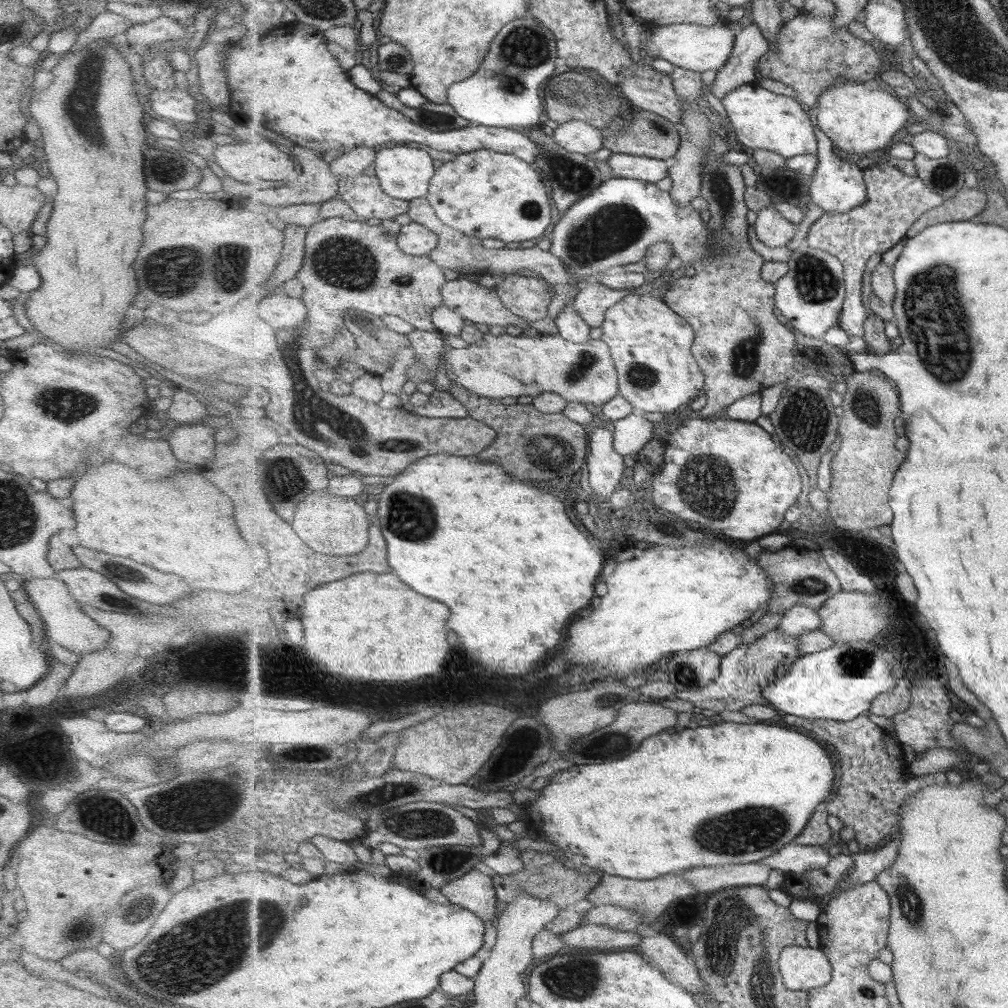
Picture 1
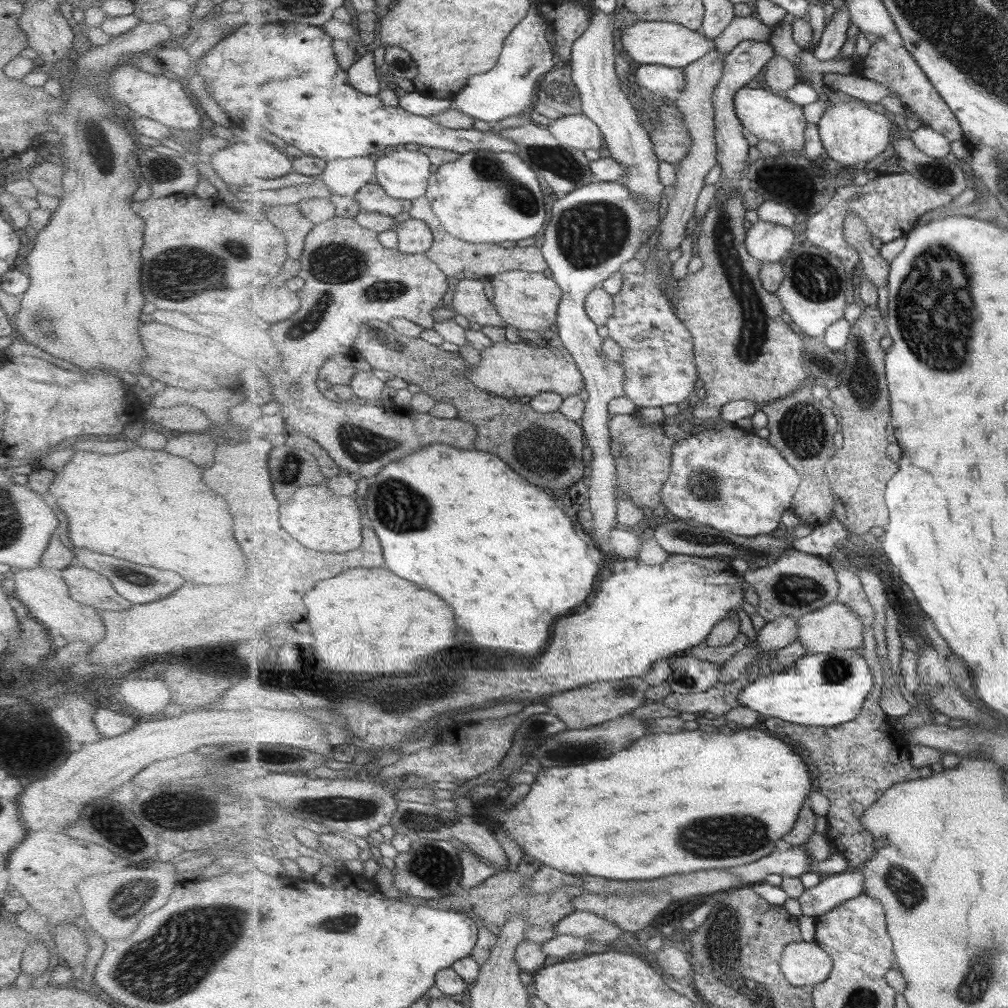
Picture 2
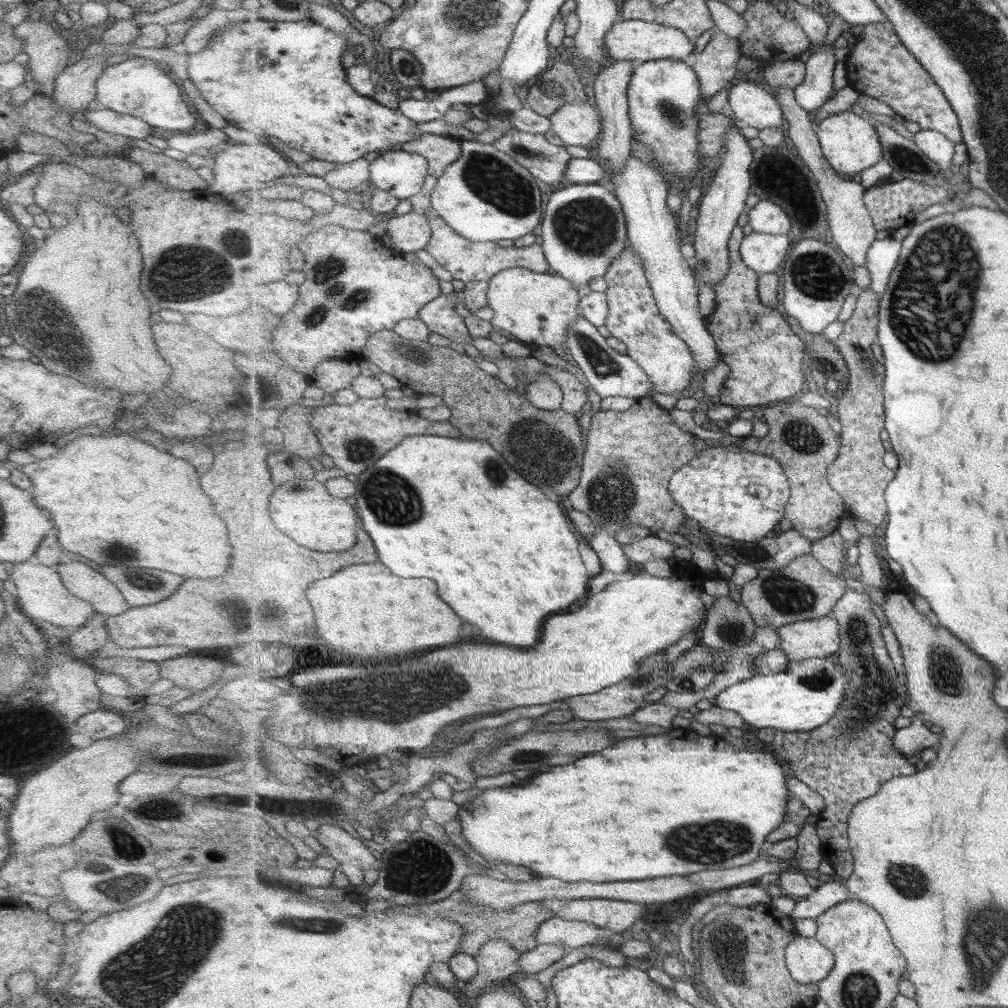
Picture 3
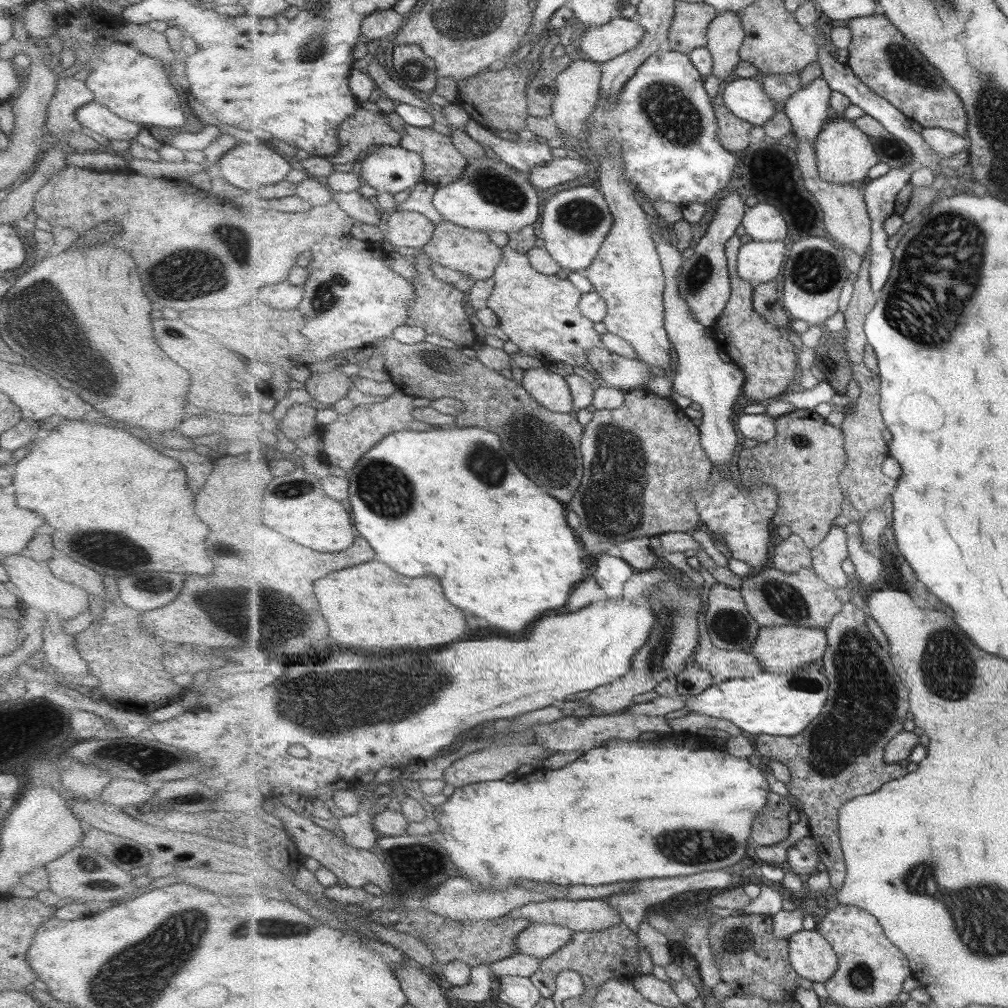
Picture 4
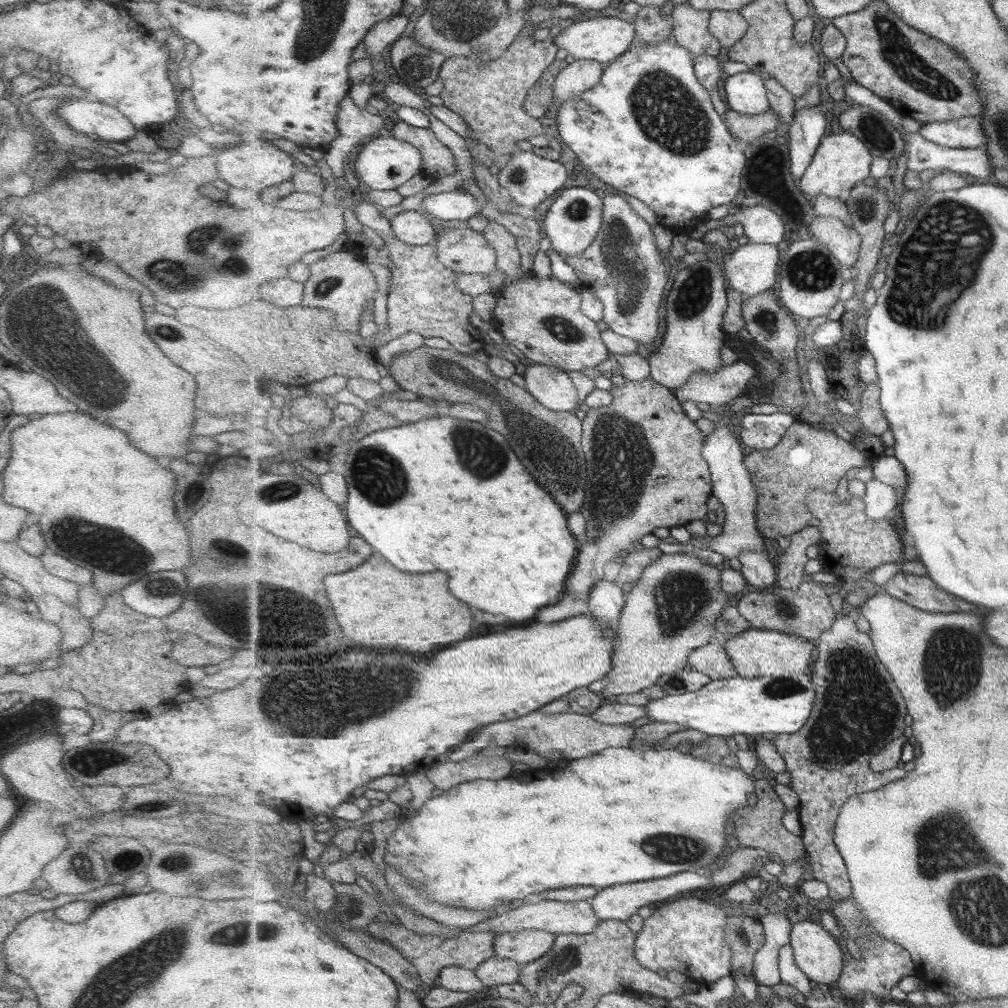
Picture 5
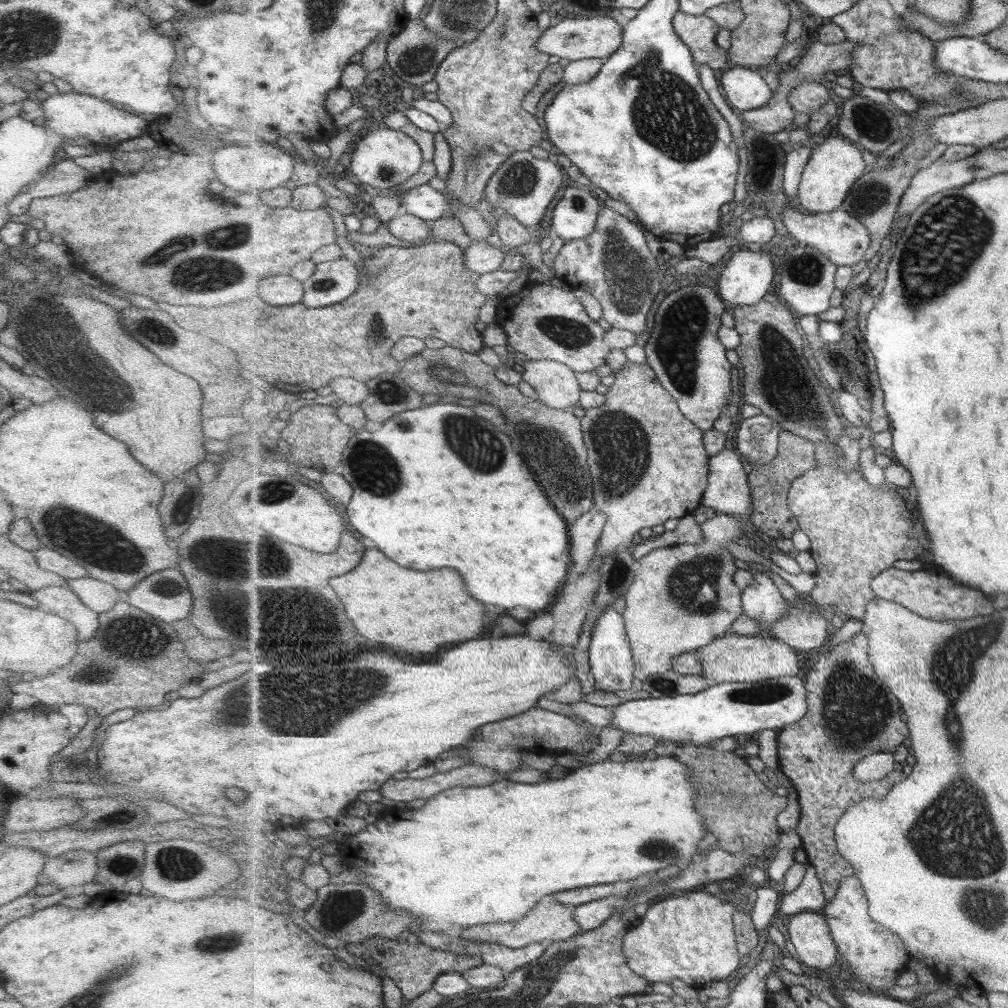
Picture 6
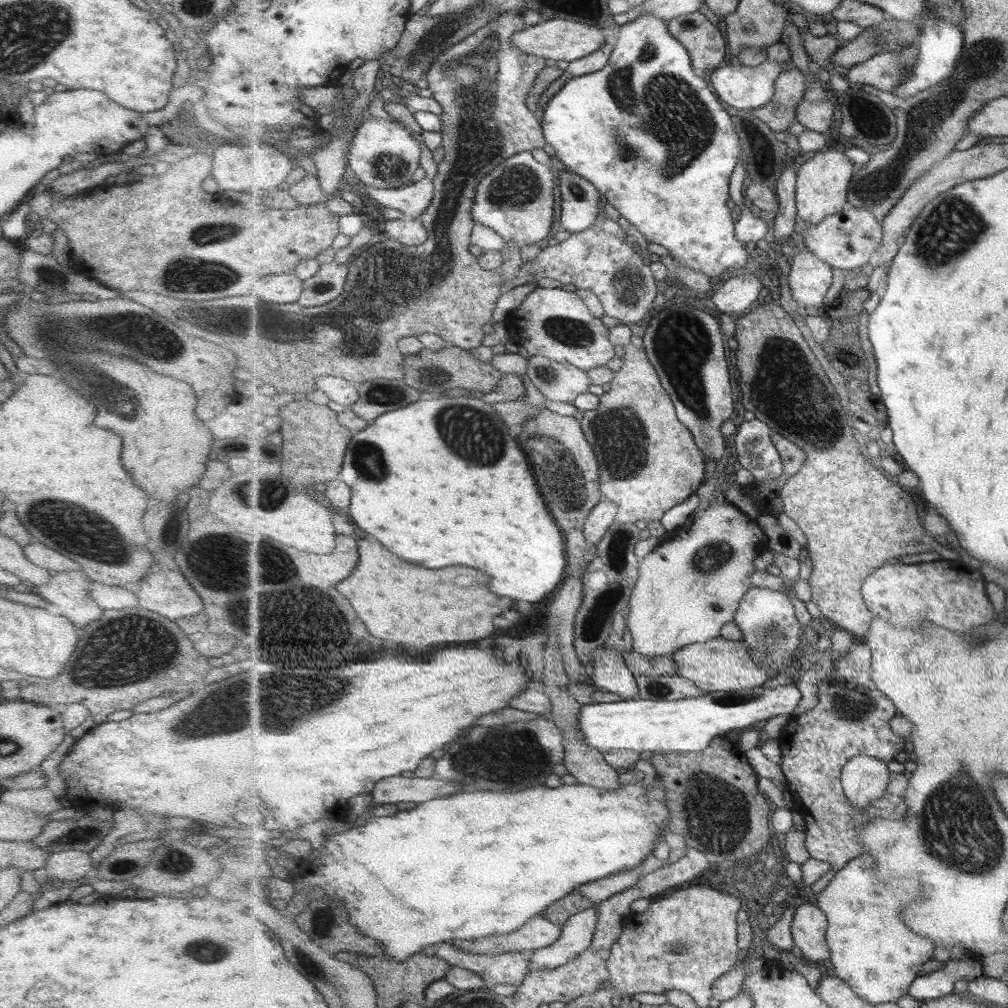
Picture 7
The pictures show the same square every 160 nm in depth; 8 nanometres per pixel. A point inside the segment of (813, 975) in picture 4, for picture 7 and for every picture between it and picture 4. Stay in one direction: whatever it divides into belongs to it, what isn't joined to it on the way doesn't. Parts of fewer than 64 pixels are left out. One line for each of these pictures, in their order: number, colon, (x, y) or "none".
5: (817, 954)
6: (809, 932)
7: (810, 926)

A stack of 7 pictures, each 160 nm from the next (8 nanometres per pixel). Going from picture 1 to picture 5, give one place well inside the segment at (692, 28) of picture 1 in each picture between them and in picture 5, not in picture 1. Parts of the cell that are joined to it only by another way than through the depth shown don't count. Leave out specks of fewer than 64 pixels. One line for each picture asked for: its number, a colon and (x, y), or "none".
2: (666, 43)
3: (633, 40)
4: (605, 43)
5: (605, 40)

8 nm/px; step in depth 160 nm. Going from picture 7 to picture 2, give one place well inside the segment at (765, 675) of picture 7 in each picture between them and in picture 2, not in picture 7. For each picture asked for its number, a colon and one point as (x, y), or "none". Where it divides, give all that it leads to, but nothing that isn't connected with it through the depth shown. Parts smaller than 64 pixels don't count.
2: (836, 627)
3: (809, 639)
4: (778, 649)
5: (754, 652)
6: (734, 658)

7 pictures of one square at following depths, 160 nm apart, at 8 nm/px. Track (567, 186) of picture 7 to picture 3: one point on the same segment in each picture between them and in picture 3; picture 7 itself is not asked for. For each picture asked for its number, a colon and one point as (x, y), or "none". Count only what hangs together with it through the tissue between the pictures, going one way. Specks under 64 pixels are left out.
3: (584, 228)
4: (575, 223)
5: (574, 219)
6: (576, 216)

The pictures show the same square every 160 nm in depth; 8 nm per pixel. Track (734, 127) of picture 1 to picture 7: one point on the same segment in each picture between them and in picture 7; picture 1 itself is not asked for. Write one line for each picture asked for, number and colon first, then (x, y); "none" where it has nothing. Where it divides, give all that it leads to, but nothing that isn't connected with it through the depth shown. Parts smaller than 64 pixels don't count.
2: (769, 116)
3: (752, 106)
4: (745, 97)
5: (746, 92)
6: (746, 89)
7: (744, 87)

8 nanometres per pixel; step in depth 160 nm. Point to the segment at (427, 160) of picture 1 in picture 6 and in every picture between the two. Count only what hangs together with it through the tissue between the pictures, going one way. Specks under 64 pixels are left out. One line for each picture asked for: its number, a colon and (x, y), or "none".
2: (405, 175)
3: (400, 173)
4: (390, 169)
5: (385, 163)
6: (385, 158)

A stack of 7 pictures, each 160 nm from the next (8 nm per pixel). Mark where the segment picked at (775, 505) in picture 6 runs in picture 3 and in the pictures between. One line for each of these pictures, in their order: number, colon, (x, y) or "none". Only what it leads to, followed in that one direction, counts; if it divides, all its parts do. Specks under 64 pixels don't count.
3: (799, 436)
4: (805, 460)
5: (806, 459)

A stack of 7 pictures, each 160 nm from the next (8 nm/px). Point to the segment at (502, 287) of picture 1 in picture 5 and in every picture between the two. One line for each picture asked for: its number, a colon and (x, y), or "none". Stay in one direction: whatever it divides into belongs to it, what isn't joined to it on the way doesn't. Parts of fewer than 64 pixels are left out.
2: (526, 300)
3: (539, 308)
4: (541, 314)
5: (543, 318)

